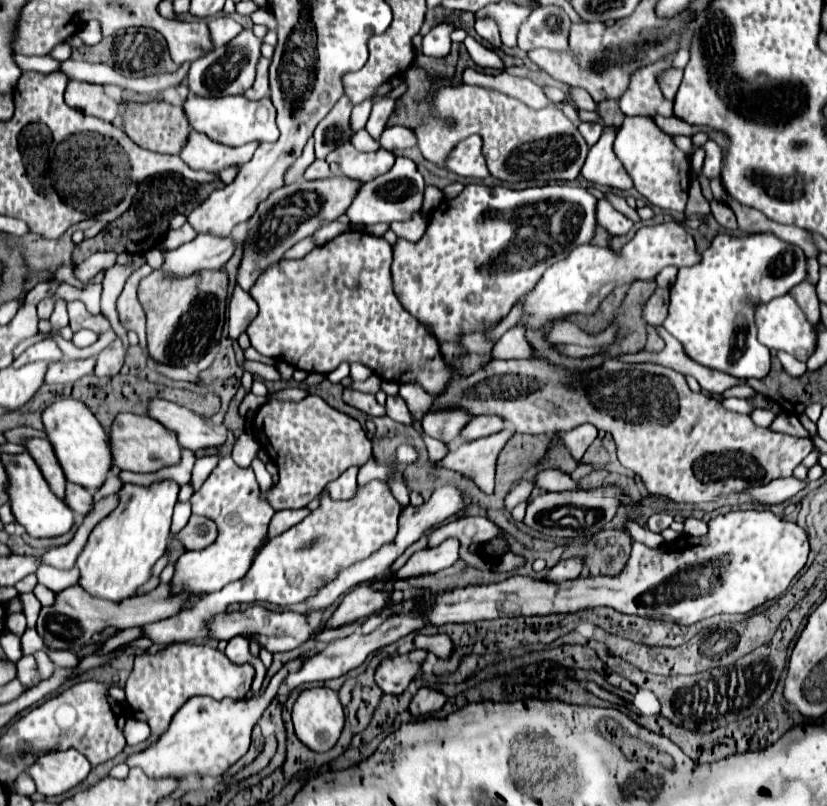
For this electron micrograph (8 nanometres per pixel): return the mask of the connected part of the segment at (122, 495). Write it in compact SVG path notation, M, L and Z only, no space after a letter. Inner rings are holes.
M162 480L152 482L150 486L138 486L138 484L122 484L118 490L118 506L106 516L106 520L100 520L98 526L92 530L86 548L80 552L76 566L80 568L80 586L90 592L92 596L122 602L124 598L136 596L136 588L142 586L150 578L150 570L156 564L160 556L164 556L168 540L170 540L170 520L172 520L172 508L178 498L178 484L174 480Z

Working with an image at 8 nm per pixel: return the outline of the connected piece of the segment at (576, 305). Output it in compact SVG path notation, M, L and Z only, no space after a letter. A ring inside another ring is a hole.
M674 220L638 228L634 238L620 250L596 244L578 246L566 260L548 268L536 288L526 294L524 316L528 316L528 328L540 328L544 322L564 318L572 312L592 314L616 286L632 284L634 280L652 280L666 266L682 268L692 266L698 260L700 254L696 252L694 238Z

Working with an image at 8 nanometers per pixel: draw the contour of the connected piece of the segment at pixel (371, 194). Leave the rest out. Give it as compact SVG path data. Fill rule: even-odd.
M396 158L390 172L370 180L362 182L362 188L358 188L358 196L354 196L350 208L346 210L346 216L354 226L370 226L376 222L394 222L394 220L408 220L416 210L422 206L422 194L424 194L424 178L418 172L414 160L410 158Z

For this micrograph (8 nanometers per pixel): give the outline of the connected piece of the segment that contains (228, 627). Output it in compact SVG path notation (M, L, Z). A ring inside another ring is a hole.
M252 604L246 610L226 610L218 616L214 616L214 620L210 620L210 624L206 624L206 628L210 628L210 638L216 640L230 640L232 636L246 636L250 640L256 640L260 646L264 646L266 650L274 652L284 652L284 650L292 650L296 646L300 646L304 640L308 640L308 636L314 636L318 642L332 642L344 636L350 636L356 628L356 624L350 626L342 626L338 630L322 630L320 628L312 628L306 620L304 614L296 614L296 612L272 612L266 610L260 604Z

